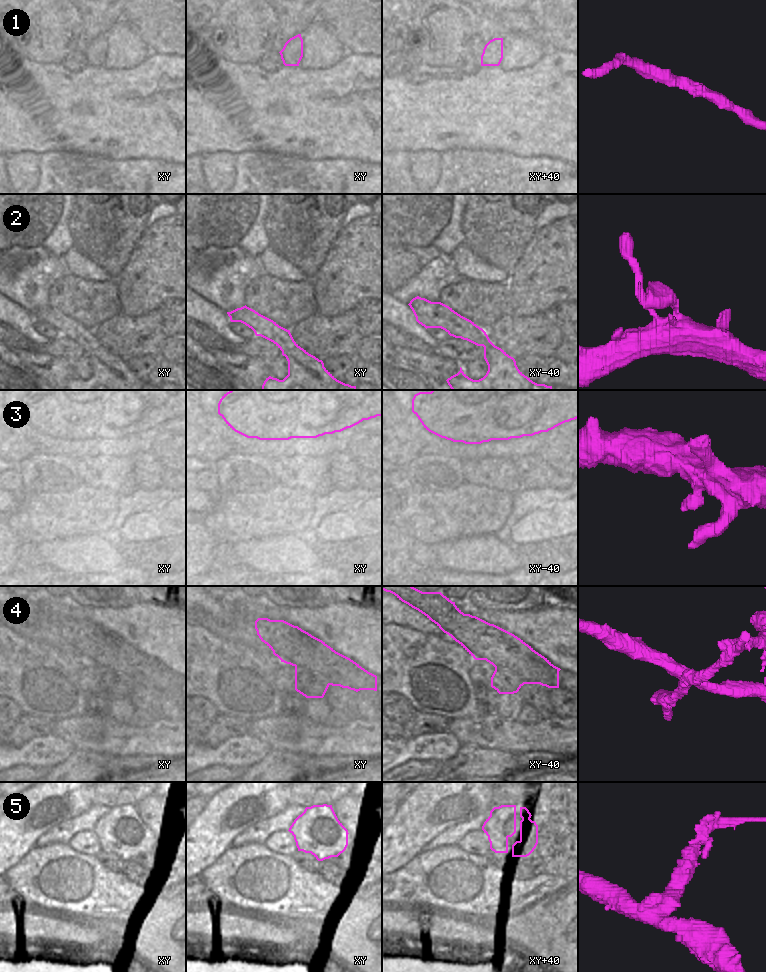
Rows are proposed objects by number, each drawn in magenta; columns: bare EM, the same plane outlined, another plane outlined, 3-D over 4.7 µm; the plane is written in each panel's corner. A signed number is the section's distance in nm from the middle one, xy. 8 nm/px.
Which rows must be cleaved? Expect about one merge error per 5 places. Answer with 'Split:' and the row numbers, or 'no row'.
Split: 4.

